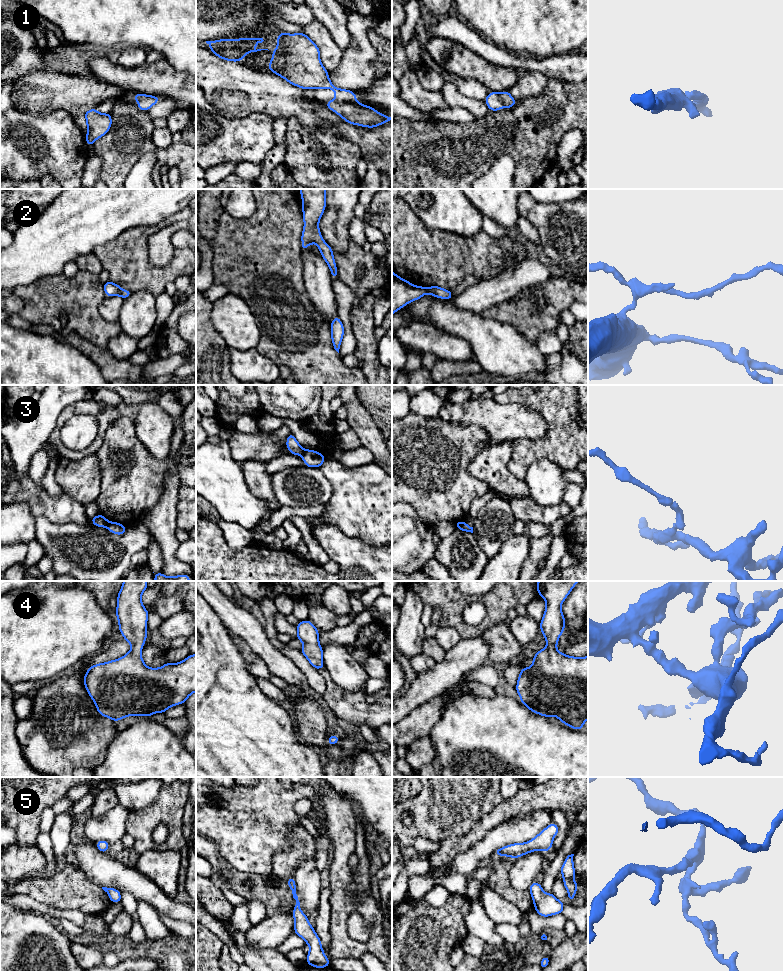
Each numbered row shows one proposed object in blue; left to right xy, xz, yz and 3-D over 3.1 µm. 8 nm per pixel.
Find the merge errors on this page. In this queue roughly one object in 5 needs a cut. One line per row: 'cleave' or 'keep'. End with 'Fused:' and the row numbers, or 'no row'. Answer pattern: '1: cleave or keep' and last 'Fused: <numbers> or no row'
1: keep
2: keep
3: cleave
4: keep
5: keep
Fused: 3

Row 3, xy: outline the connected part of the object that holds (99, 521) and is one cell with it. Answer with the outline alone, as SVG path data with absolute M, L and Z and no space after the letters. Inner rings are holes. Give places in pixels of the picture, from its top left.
M102 514L95 516L94 518L90 519L90 521L96 527L106 527L109 523L109 521Z

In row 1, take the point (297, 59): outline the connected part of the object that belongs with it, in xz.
M280 33L276 36L278 43L276 50L271 50L273 58L269 60L268 70L284 78L290 84L306 89L332 89L335 92L335 99L330 100L325 105L336 114L341 116L344 121L352 125L359 125L368 128L374 128L385 122L392 121L392 117L377 112L374 108L357 102L357 96L353 91L335 87L320 61L320 50L317 45L305 33Z

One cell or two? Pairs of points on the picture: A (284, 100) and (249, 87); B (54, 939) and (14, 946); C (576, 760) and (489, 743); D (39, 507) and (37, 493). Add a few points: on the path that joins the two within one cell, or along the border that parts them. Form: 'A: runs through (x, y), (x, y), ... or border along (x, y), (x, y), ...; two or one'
A: runs through (275, 96), (267, 96), (264, 93), (258, 92); one
B: runs through (44, 939), (24, 939); one
C: runs through (554, 760), (511, 760); one
D: runs through (39, 504), (37, 496); one

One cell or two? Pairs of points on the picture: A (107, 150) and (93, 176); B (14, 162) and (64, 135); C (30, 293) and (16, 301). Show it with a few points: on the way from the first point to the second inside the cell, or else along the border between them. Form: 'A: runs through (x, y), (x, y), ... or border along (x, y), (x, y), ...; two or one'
A: border along (93, 152), (101, 159), (100, 178); two
B: runs through (27, 162), (37, 166), (51, 148); one
C: border along (14, 292), (23, 301), (23, 308), (19, 313); two

